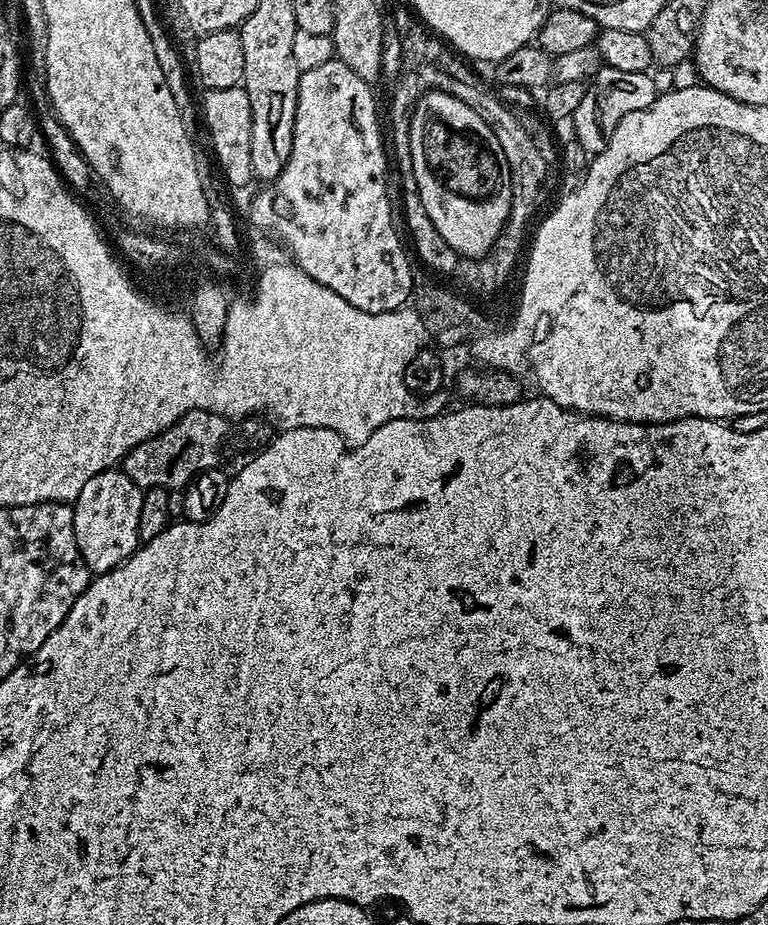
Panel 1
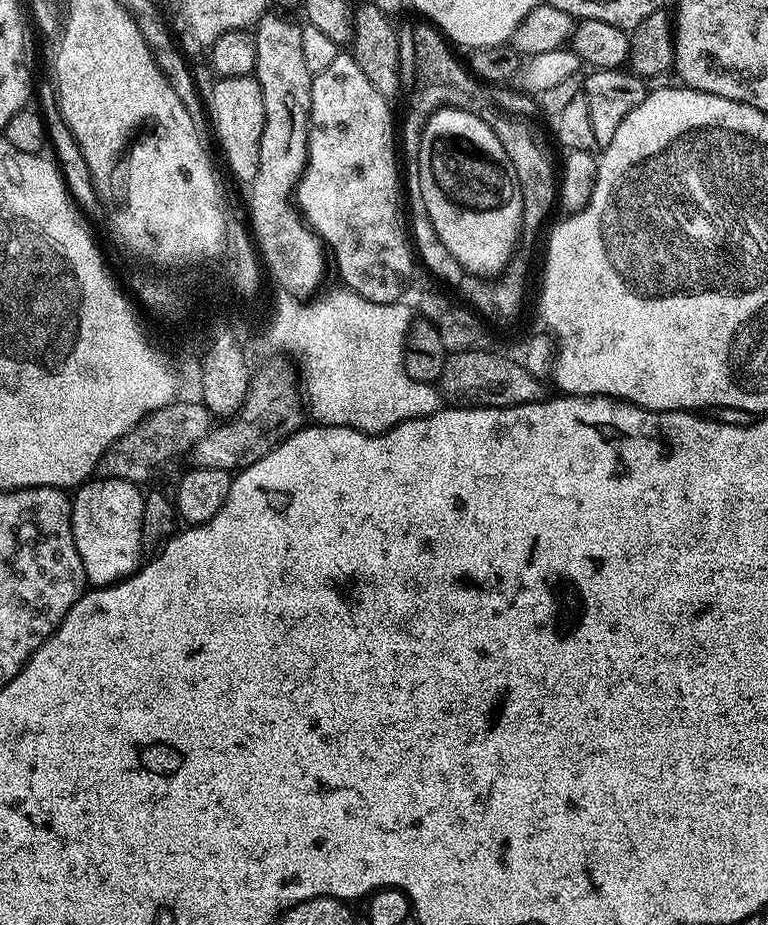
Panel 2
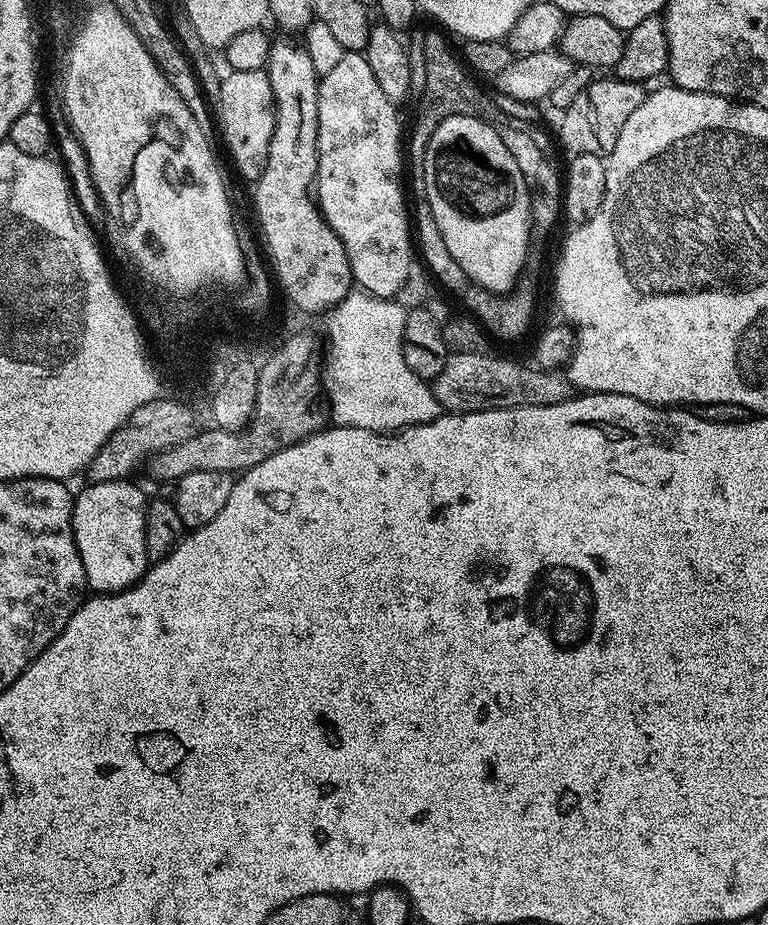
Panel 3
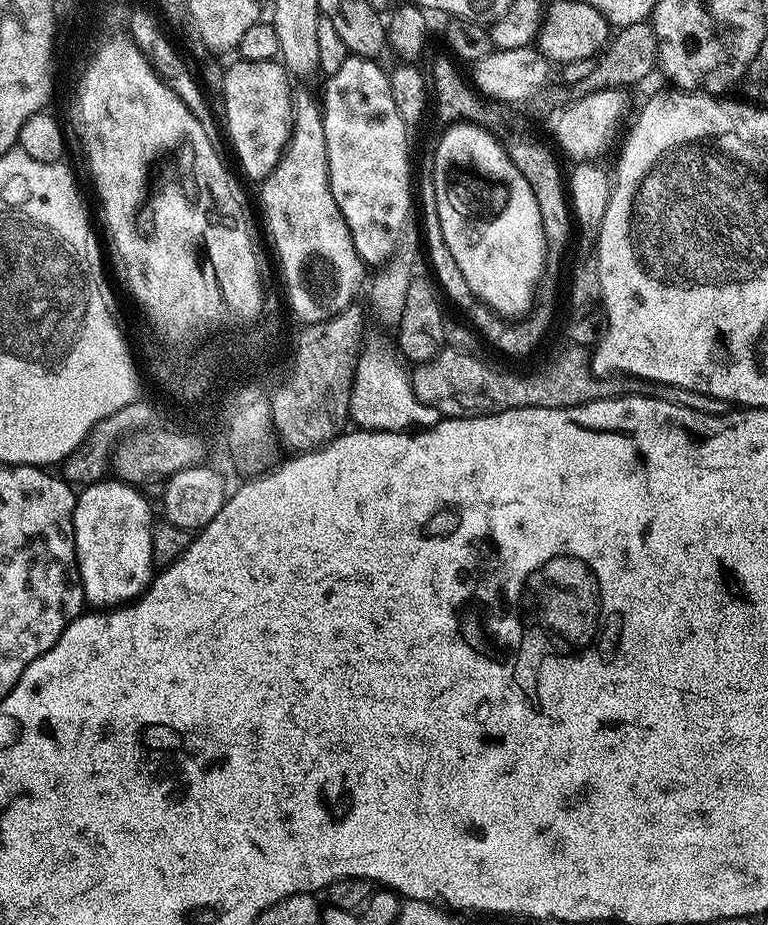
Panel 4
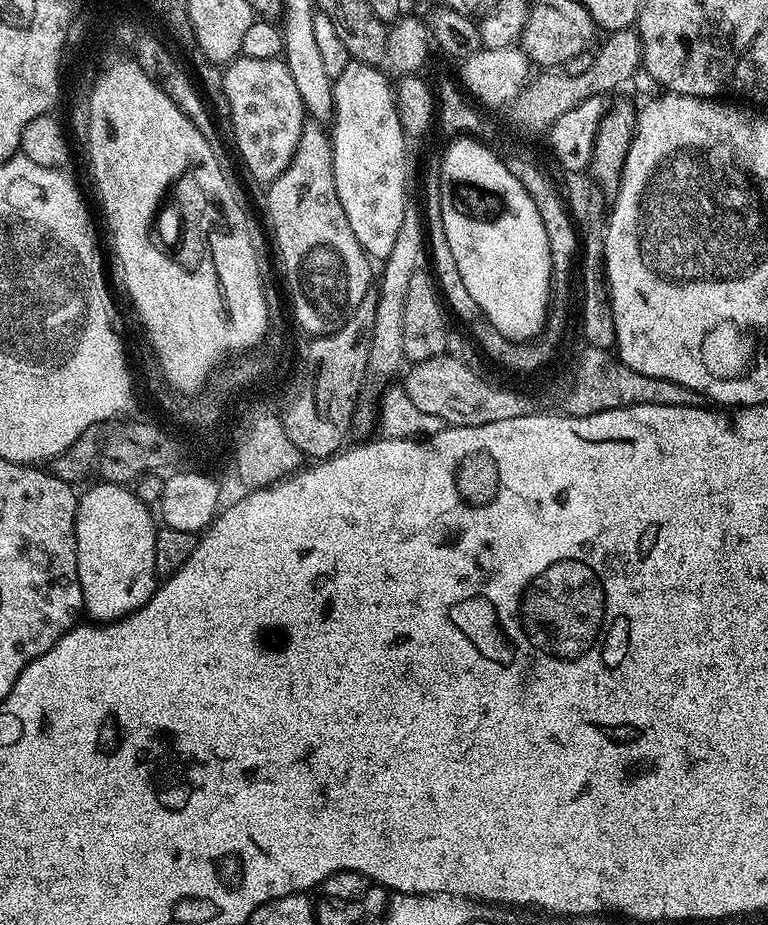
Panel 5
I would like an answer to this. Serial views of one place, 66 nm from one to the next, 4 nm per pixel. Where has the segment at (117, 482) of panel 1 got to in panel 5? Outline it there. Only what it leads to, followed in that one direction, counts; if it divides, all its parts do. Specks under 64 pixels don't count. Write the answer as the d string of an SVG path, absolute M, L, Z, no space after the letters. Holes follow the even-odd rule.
M99 482L100 484L96 484L93 486L92 489L89 490L88 493L85 494L85 496L81 495L79 497L78 503L76 505L76 561L78 562L78 578L80 579L80 585L82 586L82 598L84 599L84 612L87 613L87 615L92 615L89 616L93 621L96 622L111 622L114 620L122 620L124 617L129 616L130 613L132 612L139 612L140 607L142 607L147 600L152 597L152 593L156 591L158 587L158 577L156 574L156 563L154 562L154 546L156 545L156 533L158 531L158 524L157 521L154 519L152 521L152 516L150 513L150 508L149 505L144 504L142 501L139 500L139 498L136 496L135 491L131 487L128 486L121 486L119 484L109 484L107 482Z

